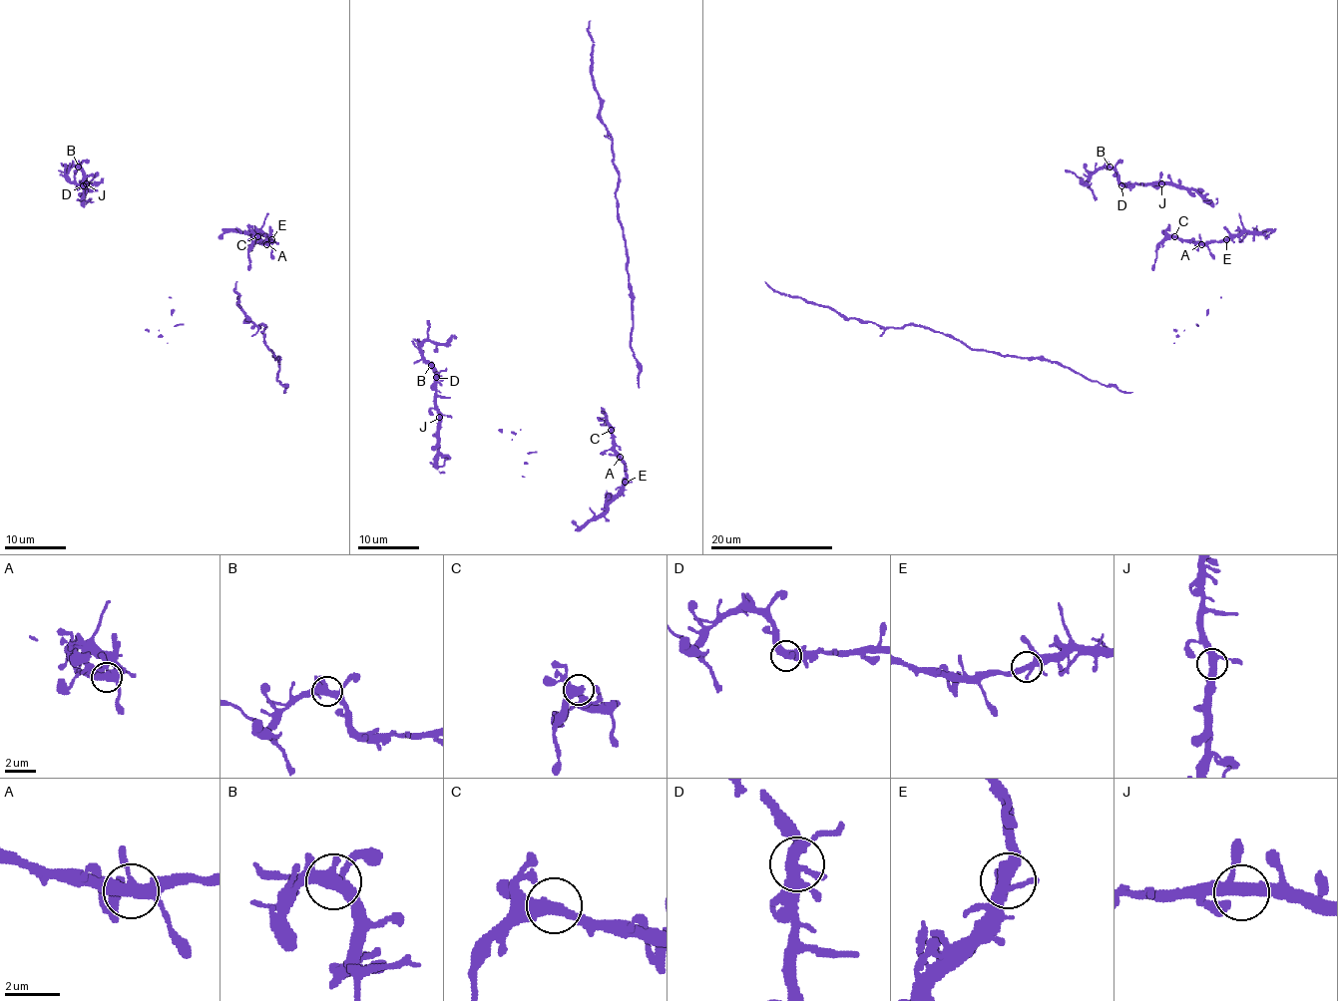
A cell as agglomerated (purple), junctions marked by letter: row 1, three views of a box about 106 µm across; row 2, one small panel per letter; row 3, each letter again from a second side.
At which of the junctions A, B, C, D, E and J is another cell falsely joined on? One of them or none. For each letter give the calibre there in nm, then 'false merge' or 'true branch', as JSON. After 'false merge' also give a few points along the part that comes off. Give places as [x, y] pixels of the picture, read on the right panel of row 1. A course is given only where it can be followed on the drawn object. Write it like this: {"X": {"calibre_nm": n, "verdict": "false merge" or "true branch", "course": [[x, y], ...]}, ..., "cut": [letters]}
{"A": {"calibre_nm": 340, "verdict": "true branch"}, "B": {"calibre_nm": 380, "verdict": "true branch"}, "C": {"calibre_nm": 440, "verdict": "true branch"}, "D": {"calibre_nm": 400, "verdict": "true branch"}, "E": {"calibre_nm": 360, "verdict": "true branch"}, "J": {"calibre_nm": 380, "verdict": "true branch"}, "cut": []}

